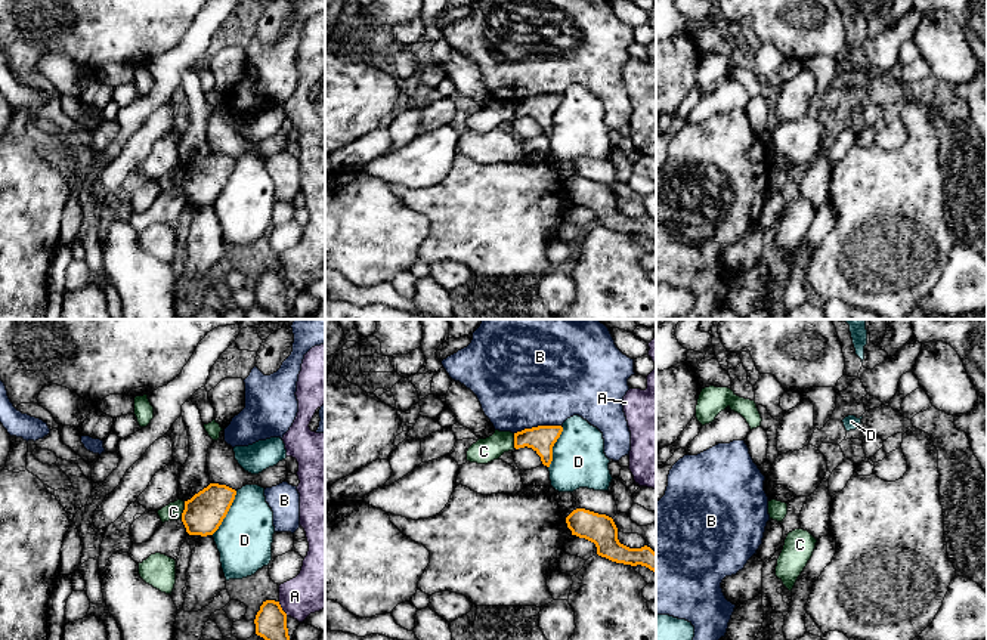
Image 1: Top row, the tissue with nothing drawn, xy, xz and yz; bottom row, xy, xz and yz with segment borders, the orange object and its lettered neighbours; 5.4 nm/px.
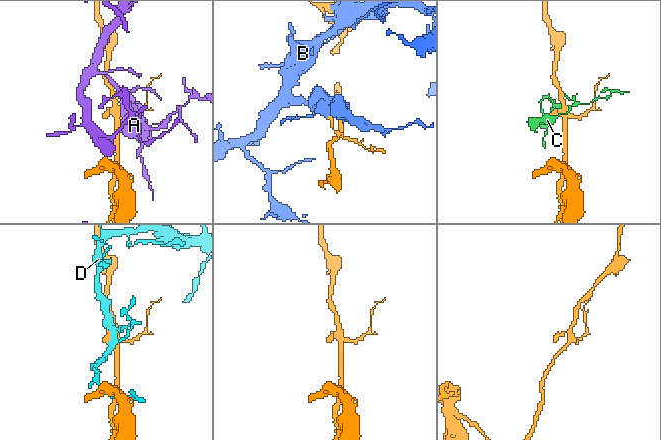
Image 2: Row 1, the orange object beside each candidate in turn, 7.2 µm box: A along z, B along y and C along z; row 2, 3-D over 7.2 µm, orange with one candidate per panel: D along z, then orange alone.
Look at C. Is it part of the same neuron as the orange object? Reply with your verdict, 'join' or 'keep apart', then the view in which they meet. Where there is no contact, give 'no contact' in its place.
keep apart; contact in xy

